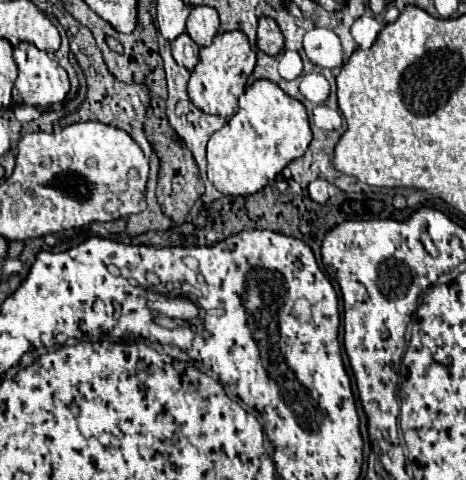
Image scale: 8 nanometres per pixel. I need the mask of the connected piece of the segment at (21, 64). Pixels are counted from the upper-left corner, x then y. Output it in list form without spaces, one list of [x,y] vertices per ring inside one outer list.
[[[19,43],[13,51],[15,63],[19,67],[19,77],[13,87],[13,101],[17,105],[35,105],[35,107],[45,107],[53,105],[57,101],[63,101],[65,95],[69,93],[69,79],[65,69],[53,61],[45,51],[39,51],[31,43]]]

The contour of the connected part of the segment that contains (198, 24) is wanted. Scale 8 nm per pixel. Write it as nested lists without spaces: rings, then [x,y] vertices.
[[[193,7],[187,19],[187,33],[199,45],[211,45],[213,37],[219,31],[219,15],[213,7]]]

